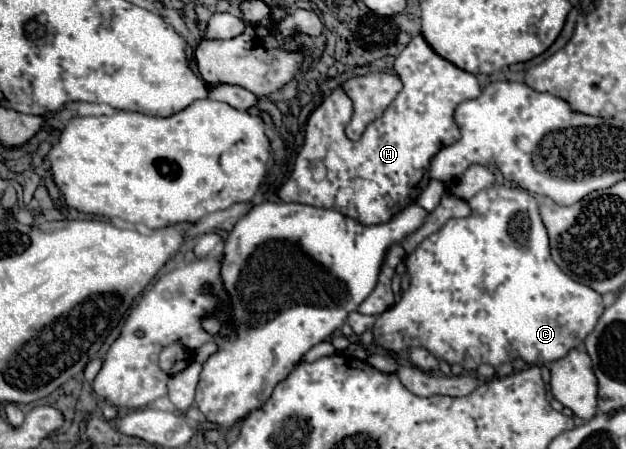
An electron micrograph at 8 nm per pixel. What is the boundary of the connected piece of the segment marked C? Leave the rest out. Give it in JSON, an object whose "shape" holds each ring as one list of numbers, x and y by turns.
{"shape":[[493,185,479,191,467,203,471,207,469,217,449,219,407,255,405,265,411,285,399,303,377,315,371,329,375,345,399,355,407,355,413,347,423,347,439,361,457,363,465,371,475,371,483,363,499,367,517,357,531,365,545,365,565,357,569,349,579,347,587,333,595,329,605,309,601,295,573,281,555,265,549,255,549,237,537,201,525,189]]}

